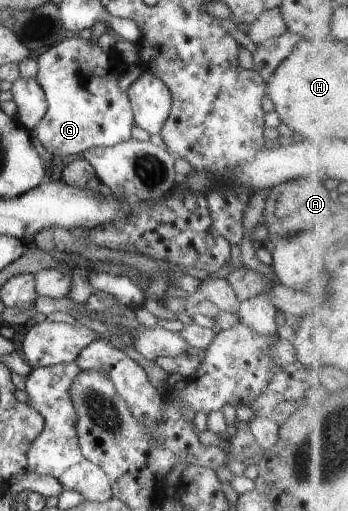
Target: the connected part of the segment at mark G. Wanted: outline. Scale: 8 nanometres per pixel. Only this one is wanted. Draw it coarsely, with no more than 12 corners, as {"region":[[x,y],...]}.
{"region":[[70,33],[35,59],[48,154],[140,135],[125,66]]}

